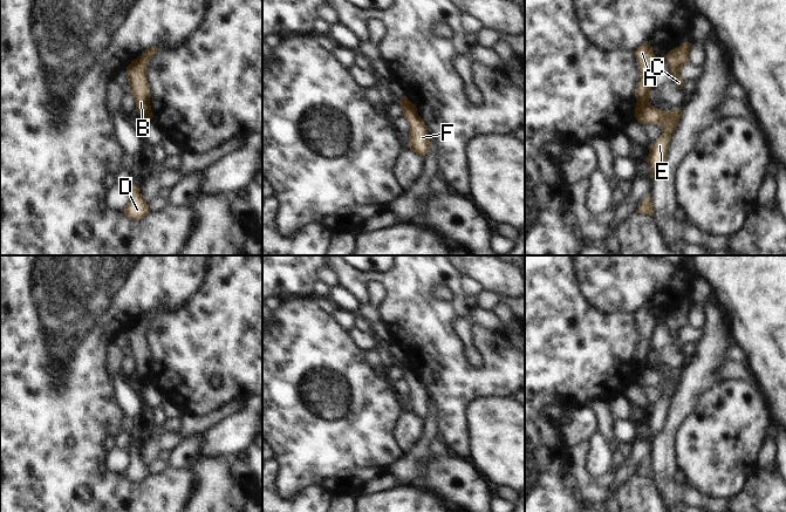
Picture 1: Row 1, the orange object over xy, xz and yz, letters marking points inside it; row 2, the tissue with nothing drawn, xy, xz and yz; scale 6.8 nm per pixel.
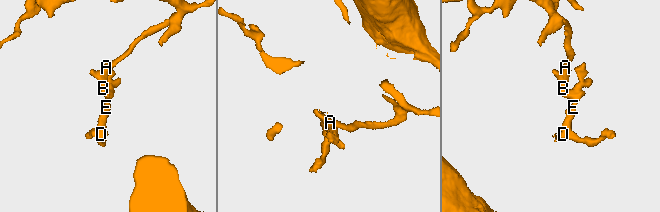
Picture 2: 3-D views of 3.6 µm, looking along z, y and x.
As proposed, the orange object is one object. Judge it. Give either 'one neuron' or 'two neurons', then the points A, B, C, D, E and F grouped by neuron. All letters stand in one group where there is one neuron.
two neurons; groups A B / C D E F

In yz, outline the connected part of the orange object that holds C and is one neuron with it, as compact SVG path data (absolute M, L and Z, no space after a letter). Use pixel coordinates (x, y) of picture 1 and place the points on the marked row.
M683 42L681 46L671 49L667 55L665 60L670 68L670 73L674 76L675 83L679 87L679 89L683 88L683 84L685 83L681 77L681 69L690 63L689 60L689 52L690 52L691 45L689 42Z

